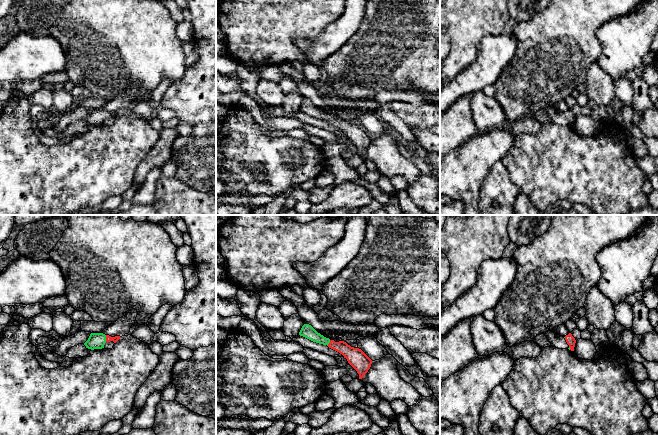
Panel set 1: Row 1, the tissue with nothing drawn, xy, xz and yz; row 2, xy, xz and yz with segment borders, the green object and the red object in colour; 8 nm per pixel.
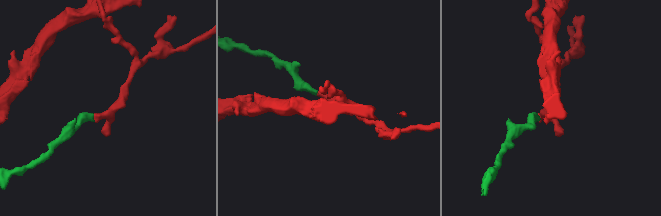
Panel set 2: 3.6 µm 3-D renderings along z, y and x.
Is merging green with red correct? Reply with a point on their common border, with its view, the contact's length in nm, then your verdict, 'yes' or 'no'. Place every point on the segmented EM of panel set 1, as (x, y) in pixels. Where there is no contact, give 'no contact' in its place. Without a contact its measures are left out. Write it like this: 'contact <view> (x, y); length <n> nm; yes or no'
contact xy (105, 338); length 60 nm; yes

